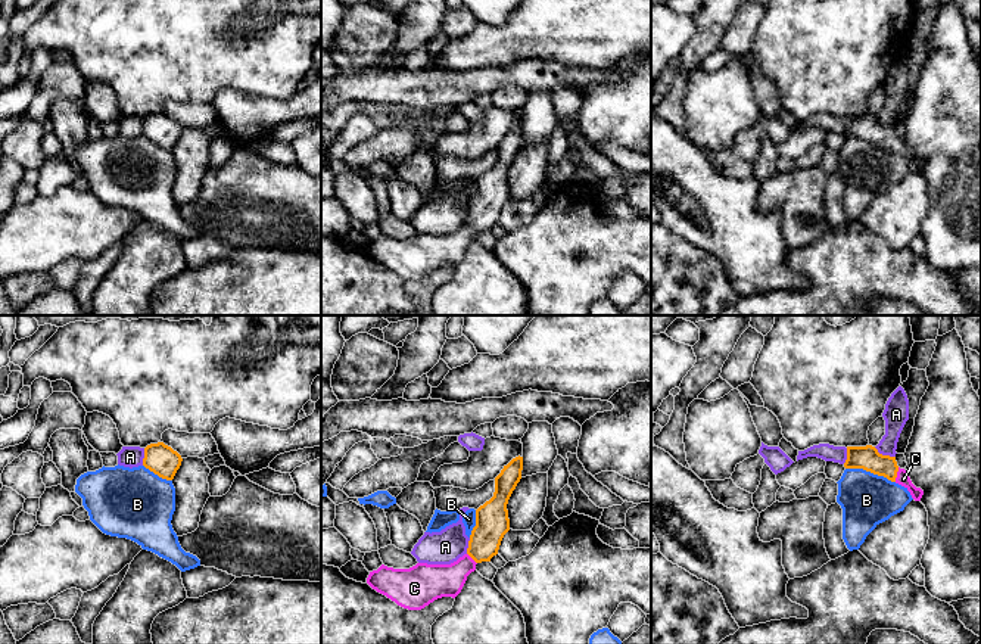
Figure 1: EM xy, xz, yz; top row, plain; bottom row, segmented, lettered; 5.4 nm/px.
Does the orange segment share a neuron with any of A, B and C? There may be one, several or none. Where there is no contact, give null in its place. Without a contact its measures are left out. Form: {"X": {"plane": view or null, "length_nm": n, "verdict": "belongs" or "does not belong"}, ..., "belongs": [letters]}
{"A": {"plane": "yz", "length_nm": 130, "verdict": "does not belong"}, "B": {"plane": "yz", "length_nm": 280, "verdict": "does not belong"}, "C": {"plane": "yz", "length_nm": 80, "verdict": "belongs"}, "belongs": ["C"]}

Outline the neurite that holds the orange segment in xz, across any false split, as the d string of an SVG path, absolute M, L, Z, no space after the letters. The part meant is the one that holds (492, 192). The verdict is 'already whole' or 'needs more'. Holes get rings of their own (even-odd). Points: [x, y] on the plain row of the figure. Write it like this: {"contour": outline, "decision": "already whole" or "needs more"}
{"contour": "M523 127L513 128L495 147L493 167L476 180L467 223L451 234L417 233L409 239L382 234L370 242L367 253L408 280L421 280L442 267L455 268L476 234L490 231L498 224L504 205L510 200L507 174L521 149Z", "decision": "needs more"}

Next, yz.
{"contour": "M872 115L847 116L845 139L863 139L878 146L884 146L891 152L904 156L915 171L921 171L924 161L916 158L907 140L897 136L896 127L882 125Z", "decision": "needs more"}

